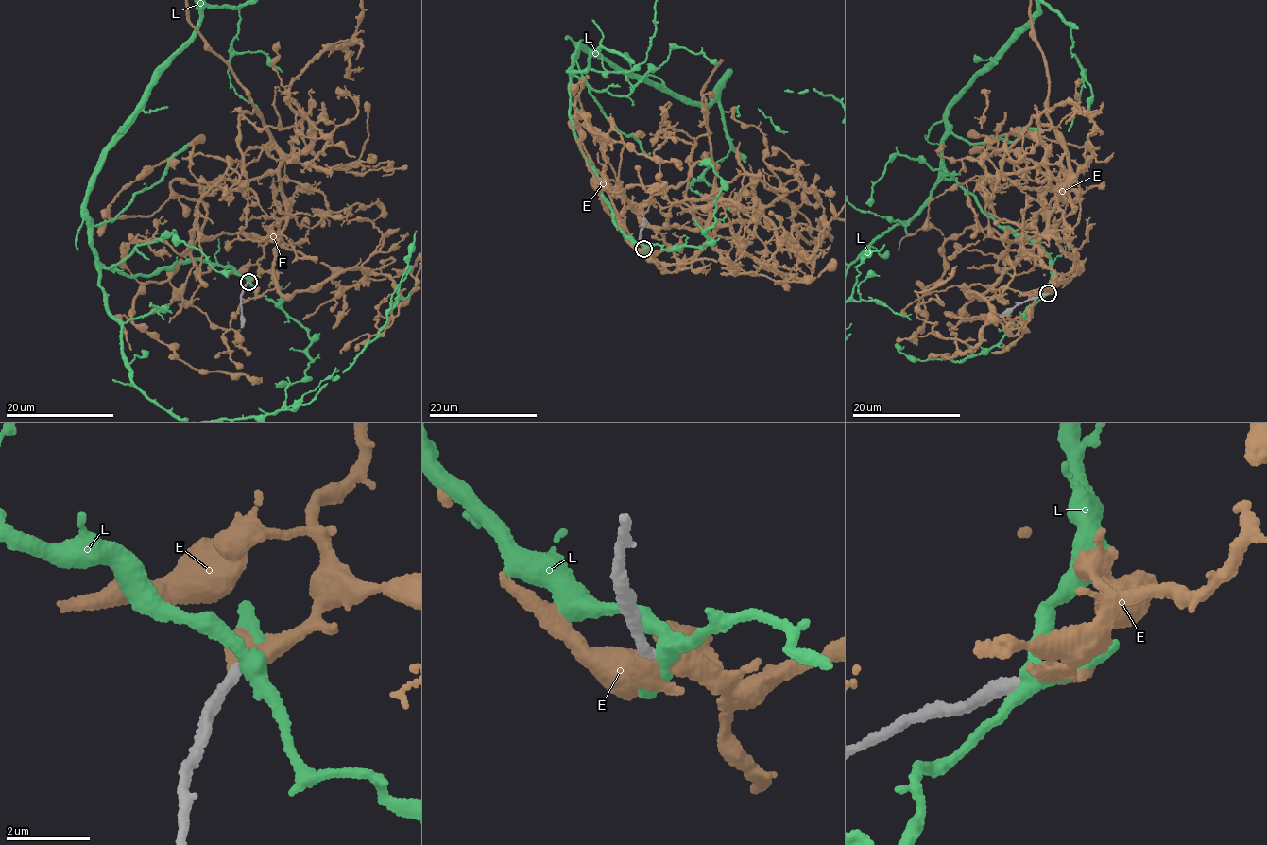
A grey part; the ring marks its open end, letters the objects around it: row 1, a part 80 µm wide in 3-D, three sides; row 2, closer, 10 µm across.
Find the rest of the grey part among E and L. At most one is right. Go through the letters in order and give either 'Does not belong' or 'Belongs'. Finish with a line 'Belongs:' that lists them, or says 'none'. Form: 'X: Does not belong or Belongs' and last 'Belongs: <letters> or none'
E: Belongs
L: Does not belong
Belongs: E

